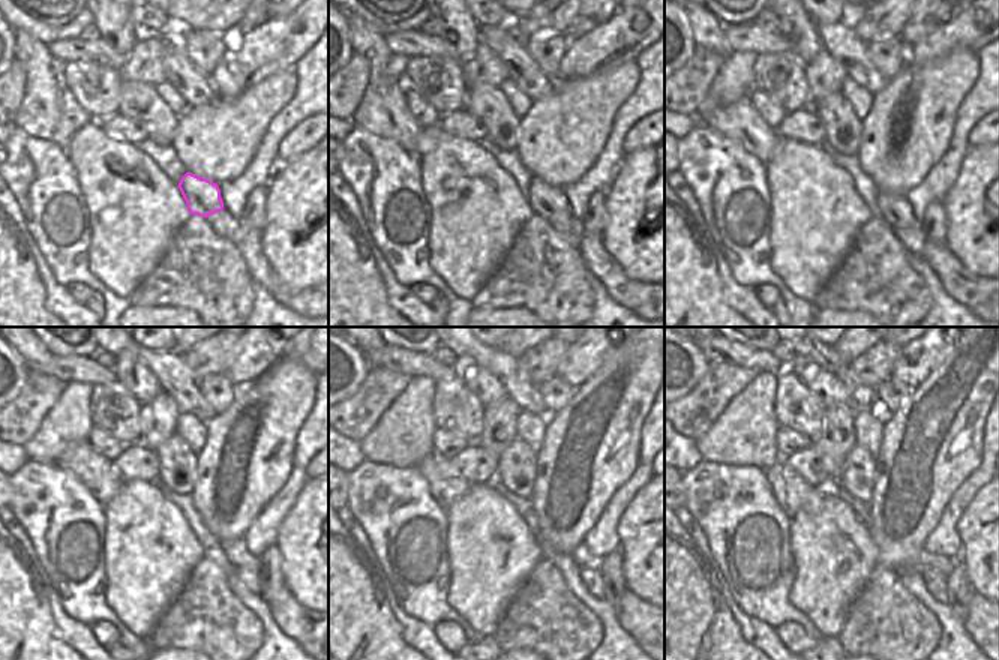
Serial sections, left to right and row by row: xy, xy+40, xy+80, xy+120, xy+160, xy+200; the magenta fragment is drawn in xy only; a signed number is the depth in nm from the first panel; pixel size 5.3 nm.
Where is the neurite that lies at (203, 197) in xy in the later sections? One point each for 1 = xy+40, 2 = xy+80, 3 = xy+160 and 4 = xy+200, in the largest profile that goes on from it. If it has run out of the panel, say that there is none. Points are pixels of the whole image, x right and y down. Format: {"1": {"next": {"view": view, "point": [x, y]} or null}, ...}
{"1": {"next": {"view": "xy+40", "point": [545, 201]}}, "2": {"next": {"view": "xy+80", "point": [896, 210]}}, "3": {"next": {"view": "xy+160", "point": [579, 555]}}, "4": {"next": {"view": "xy+200", "point": [944, 564]}}}

